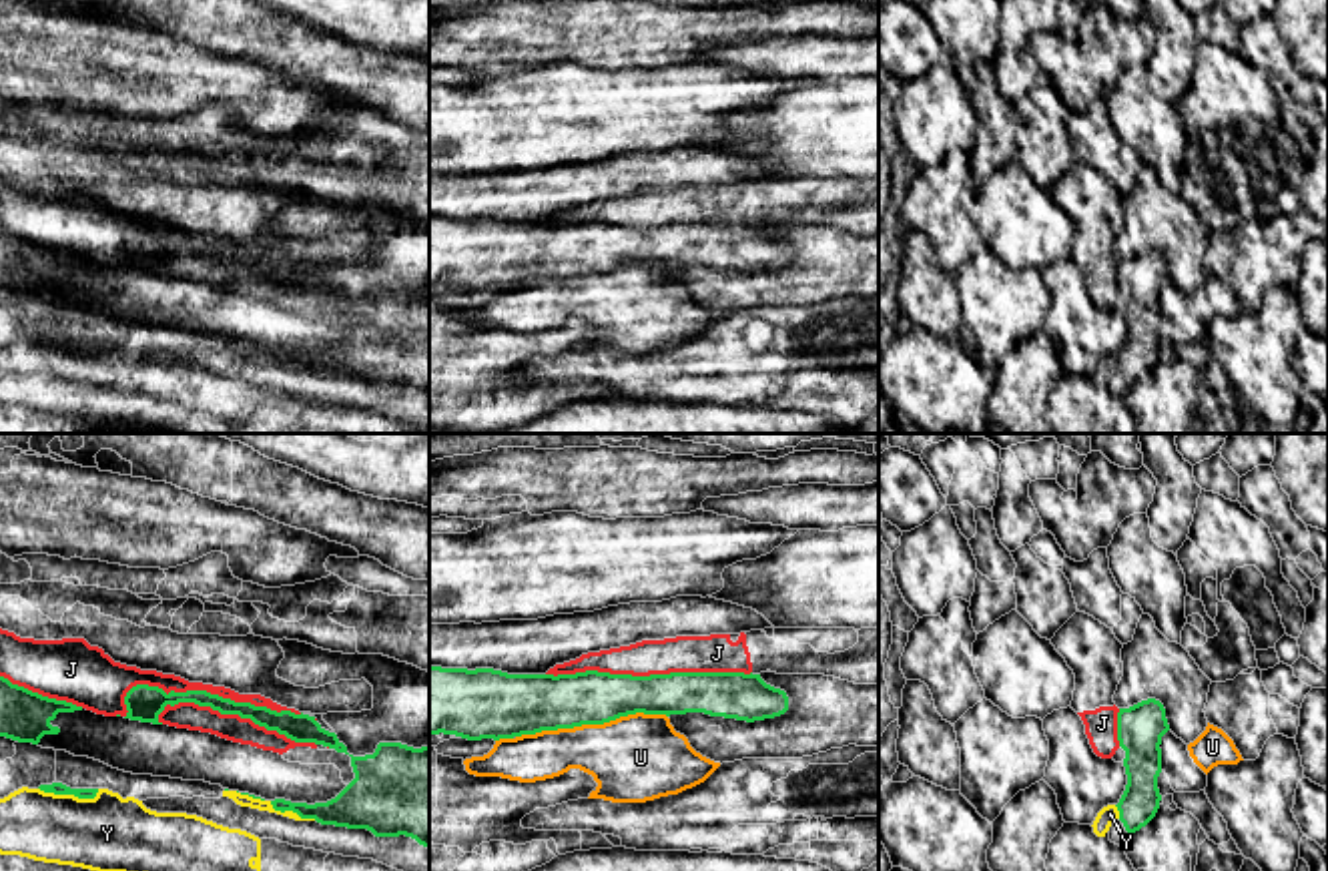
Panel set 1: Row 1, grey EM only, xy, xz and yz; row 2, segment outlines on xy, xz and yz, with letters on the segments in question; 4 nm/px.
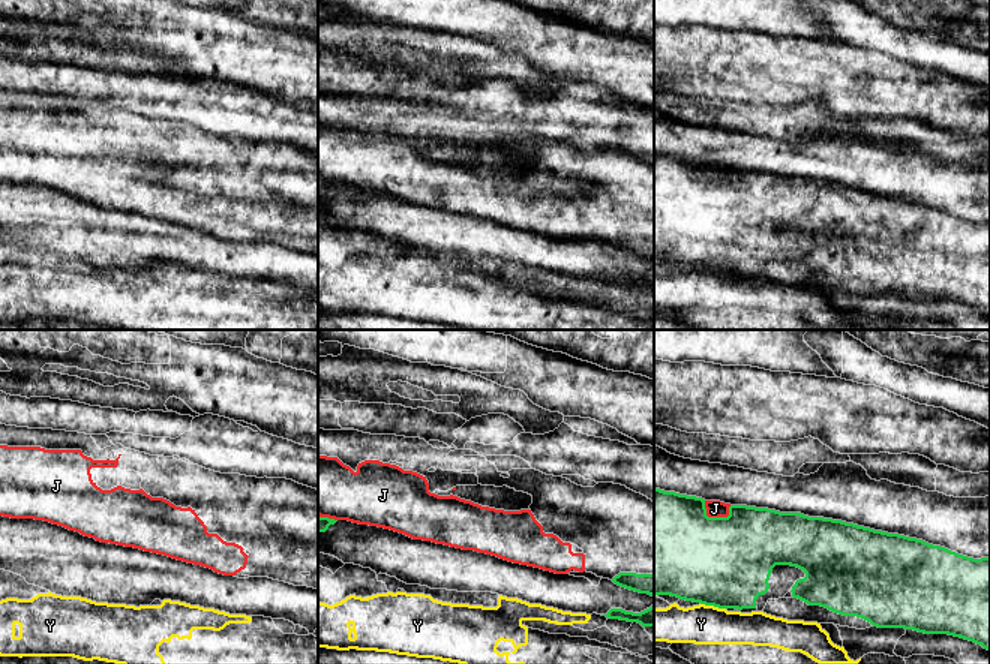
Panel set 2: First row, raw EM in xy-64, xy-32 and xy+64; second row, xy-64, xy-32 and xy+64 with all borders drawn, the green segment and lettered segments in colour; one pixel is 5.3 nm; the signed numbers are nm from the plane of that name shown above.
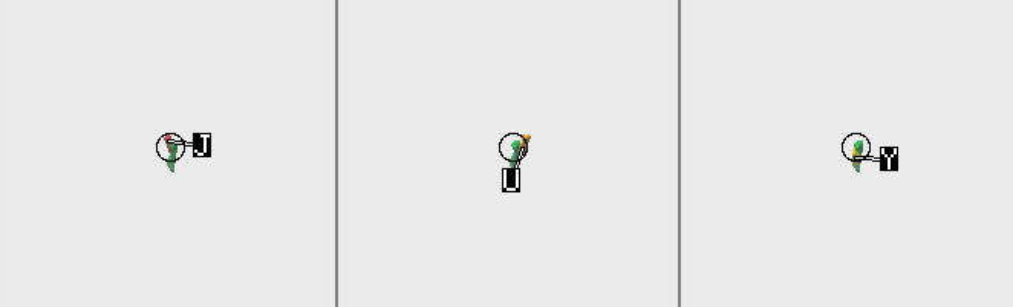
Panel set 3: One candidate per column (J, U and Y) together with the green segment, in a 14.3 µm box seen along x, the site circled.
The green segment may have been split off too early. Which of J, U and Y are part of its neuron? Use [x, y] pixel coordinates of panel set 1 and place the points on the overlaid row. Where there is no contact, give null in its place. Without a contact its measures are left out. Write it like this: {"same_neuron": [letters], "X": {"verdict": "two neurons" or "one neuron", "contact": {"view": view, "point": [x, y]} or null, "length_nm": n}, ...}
{"same_neuron": [], "J": {"verdict": "two neurons", "contact": {"view": "xz", "point": [650, 675]}, "length_nm": 800}, "U": {"verdict": "two neurons", "contact": {"view": "xz", "point": [590, 723]}, "length_nm": 600}, "Y": {"verdict": "two neurons", "contact": {"view": "xy", "point": [69, 793]}, "length_nm": 240}}

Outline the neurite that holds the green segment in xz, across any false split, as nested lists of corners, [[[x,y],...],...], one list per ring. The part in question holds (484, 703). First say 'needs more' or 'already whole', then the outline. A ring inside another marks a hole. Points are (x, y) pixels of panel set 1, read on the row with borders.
already whole | [[[429,666],[429,735],[467,741],[604,724],[636,712],[704,712],[754,722],[786,710],[786,692],[752,672],[554,676]]]

